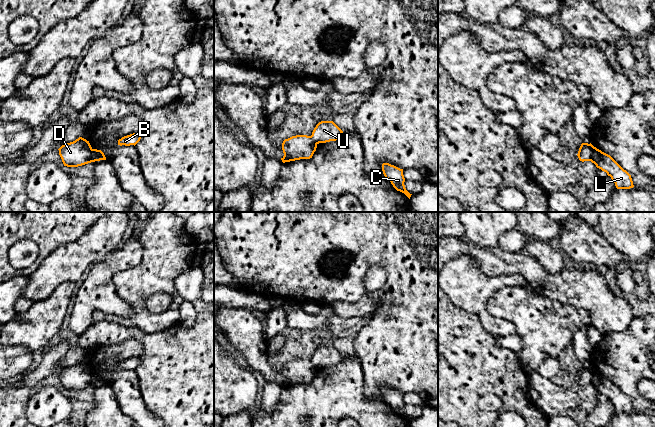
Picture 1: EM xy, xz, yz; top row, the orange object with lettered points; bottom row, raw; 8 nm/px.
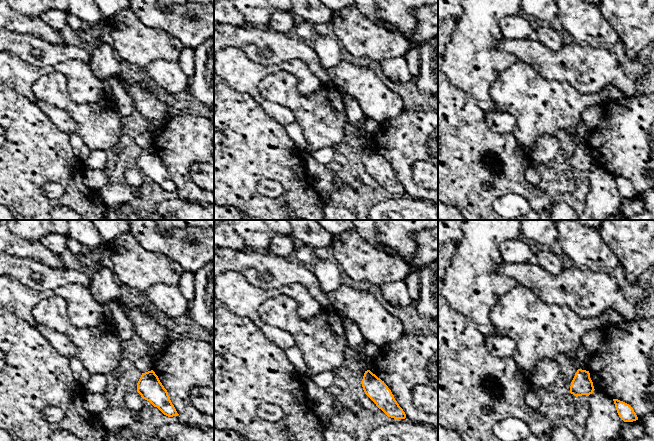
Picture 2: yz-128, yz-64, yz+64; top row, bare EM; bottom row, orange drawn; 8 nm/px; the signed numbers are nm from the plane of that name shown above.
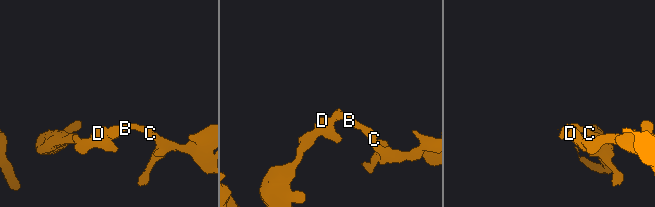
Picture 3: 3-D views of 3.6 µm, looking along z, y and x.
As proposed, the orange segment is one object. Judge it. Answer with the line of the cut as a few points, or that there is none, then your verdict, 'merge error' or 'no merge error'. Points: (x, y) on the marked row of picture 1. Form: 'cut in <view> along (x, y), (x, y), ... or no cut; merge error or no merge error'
cut in yz along (588, 144), (591, 160); merge error

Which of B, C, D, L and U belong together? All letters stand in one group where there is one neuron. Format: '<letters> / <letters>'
B C U / D L

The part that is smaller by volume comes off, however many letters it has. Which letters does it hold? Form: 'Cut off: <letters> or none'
Cut off: B, C, U

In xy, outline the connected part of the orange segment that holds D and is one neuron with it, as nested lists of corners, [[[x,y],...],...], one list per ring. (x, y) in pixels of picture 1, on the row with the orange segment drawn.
[[[82,137],[62,145],[58,150],[64,166],[78,167],[93,162],[92,147]]]

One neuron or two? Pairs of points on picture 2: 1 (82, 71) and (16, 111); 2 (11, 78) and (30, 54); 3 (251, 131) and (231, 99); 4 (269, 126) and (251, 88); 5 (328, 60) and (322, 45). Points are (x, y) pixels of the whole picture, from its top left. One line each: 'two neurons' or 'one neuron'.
1: two neurons
2: two neurons
3: one neuron
4: two neurons
5: one neuron

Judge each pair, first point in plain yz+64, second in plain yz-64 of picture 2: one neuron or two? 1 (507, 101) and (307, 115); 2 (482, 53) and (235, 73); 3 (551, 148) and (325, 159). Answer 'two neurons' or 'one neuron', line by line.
1: one neuron
2: one neuron
3: one neuron

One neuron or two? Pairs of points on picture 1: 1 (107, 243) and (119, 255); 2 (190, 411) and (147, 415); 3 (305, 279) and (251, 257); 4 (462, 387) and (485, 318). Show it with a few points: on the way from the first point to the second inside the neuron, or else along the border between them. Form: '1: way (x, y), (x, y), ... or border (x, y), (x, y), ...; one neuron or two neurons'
1: border (117, 248), (95, 263); two neurons
2: border (141, 395), (144, 404), (159, 416); two neurons
3: way (292, 266), (283, 257), (264, 257); one neuron
4: border (464, 310), (472, 312), (491, 335); two neurons

